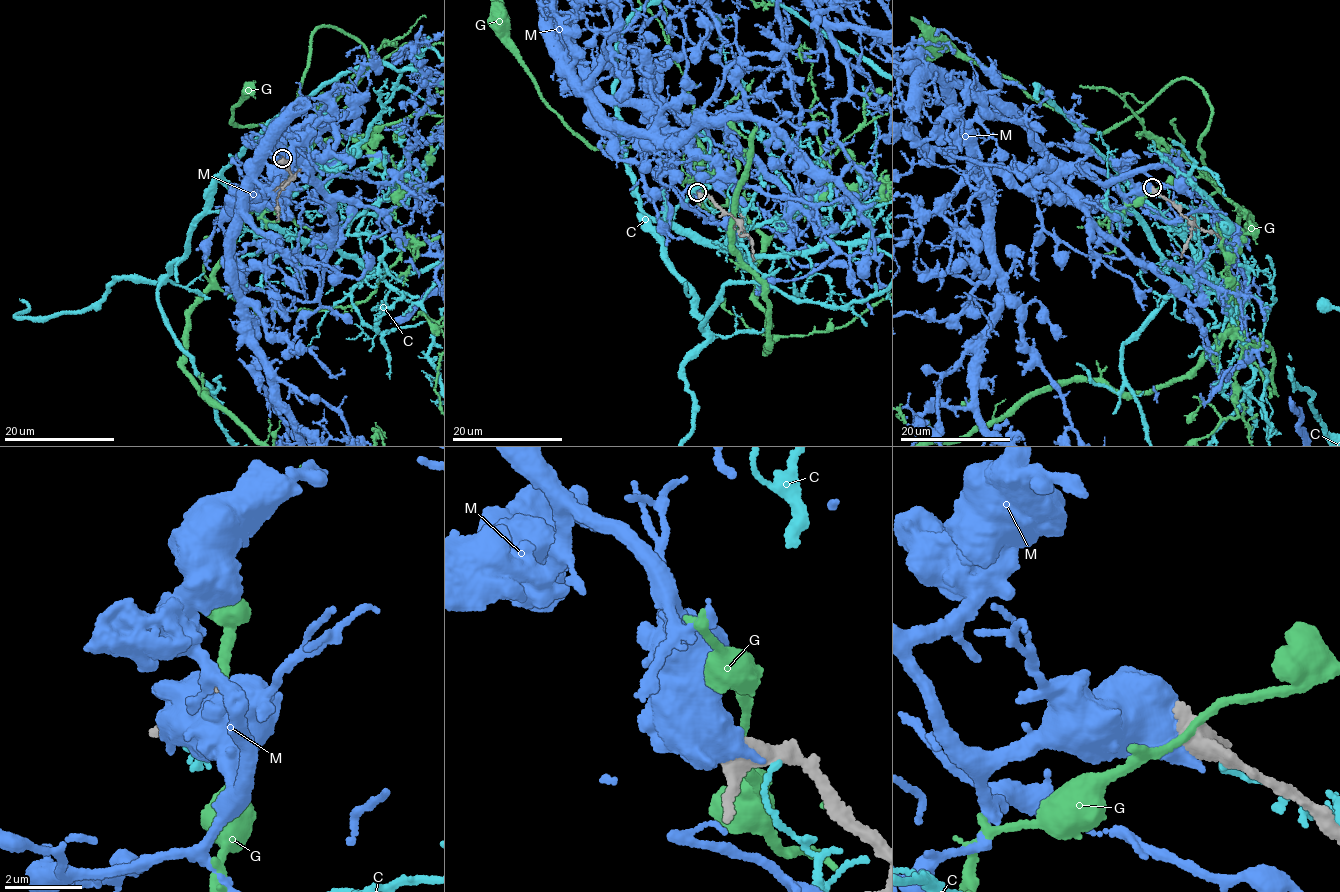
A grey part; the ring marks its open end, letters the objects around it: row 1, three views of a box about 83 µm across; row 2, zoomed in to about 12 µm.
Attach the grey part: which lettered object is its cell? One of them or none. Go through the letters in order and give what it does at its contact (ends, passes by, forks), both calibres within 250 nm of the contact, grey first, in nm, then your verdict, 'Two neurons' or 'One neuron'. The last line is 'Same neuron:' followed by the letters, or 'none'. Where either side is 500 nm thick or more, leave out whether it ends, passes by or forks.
C: It ends there. Thickness 380 nm (grey) against 140 nm. Two neurons
G: Thickness 500 nm (grey) against 200 nm. Two neurons
M: Thickness 500 nm (grey) against 750 nm. Two neurons
Same neuron: none

